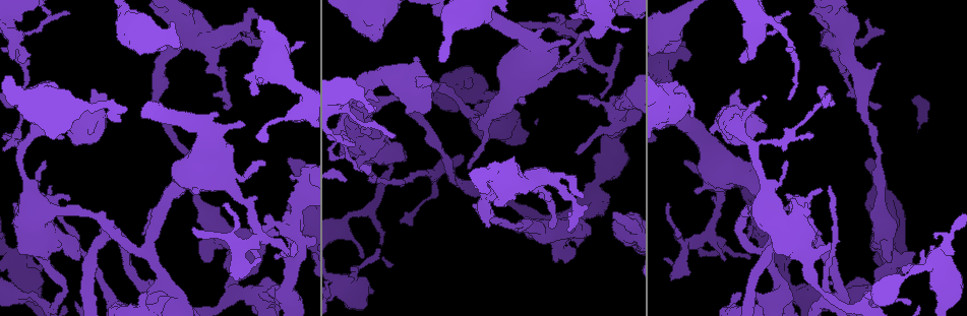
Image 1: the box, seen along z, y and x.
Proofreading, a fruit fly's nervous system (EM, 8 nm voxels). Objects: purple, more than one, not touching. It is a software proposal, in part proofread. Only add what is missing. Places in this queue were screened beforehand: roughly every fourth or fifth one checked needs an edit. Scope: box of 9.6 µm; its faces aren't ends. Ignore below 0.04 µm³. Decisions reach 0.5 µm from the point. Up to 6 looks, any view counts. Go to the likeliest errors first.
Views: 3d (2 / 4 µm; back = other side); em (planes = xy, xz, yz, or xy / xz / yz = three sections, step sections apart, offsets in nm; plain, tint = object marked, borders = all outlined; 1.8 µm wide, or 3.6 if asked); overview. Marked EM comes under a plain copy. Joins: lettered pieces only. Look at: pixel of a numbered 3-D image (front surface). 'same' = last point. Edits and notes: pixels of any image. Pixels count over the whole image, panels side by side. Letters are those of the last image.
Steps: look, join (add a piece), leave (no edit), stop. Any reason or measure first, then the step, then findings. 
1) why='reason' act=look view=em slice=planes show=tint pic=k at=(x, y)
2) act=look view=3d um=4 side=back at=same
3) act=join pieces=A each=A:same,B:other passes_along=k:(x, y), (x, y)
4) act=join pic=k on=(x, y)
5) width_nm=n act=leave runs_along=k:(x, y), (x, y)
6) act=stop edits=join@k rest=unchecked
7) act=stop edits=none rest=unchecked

why='stops while still wide' act=look view=em um=3.6 slice=xz step=4 show=borders pic=1 at=(357, 30)

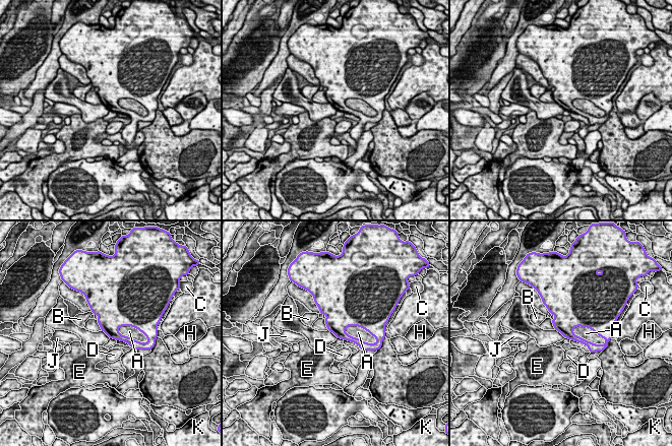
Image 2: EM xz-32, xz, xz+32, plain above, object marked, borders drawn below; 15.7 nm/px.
act=look view=em um=3.6 slice=planes show=borders at=same

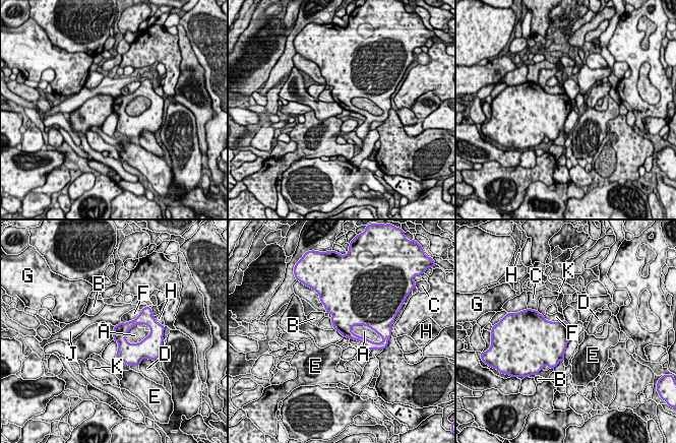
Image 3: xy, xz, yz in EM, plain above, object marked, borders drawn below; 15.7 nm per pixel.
act=leave each=A:other,B:other,C:other,D:other,E:other,F:other,G:other,H:other,J:other,K:other border=3:(344, 336), (350, 338) found='none of them fits'

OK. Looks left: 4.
why='branch stops here' act=look view=3d um=4 pic=1 at=(235, 277)

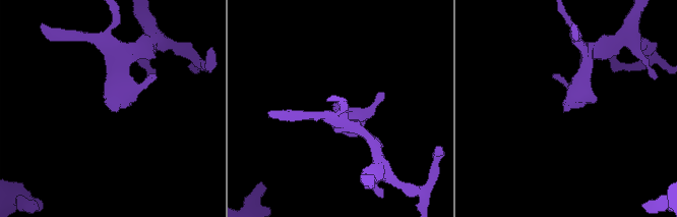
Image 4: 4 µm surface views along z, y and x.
why='need the tissue' act=look view=em um=3.6 slice=planes show=borders pic=4 at=(565, 110)

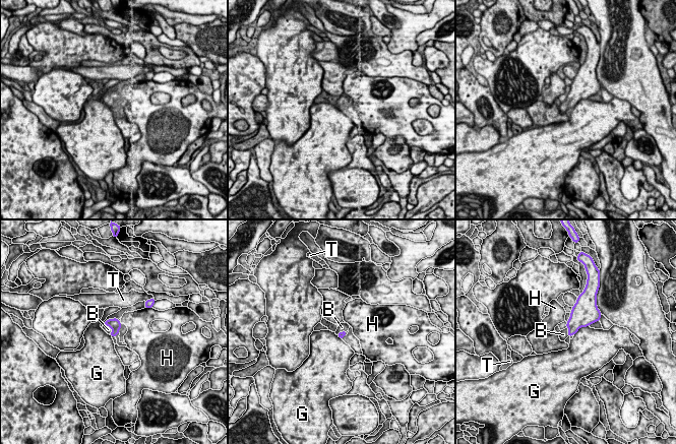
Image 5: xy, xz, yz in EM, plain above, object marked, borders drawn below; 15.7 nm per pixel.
act=join pieces=B each=B:same,G:other,H:other,T:other passes_along=5:(115, 324), (110, 326), (108, 329) found='the neuron continues'

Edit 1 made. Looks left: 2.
act=stop edits=join@5 rest=unchecked

